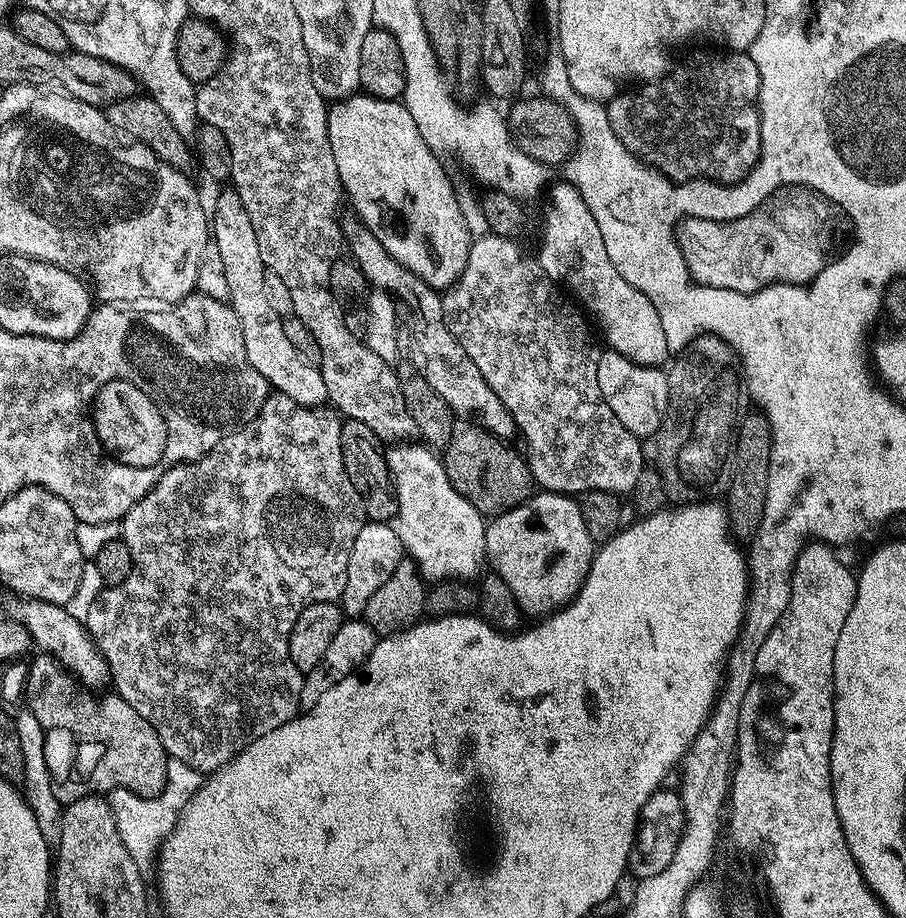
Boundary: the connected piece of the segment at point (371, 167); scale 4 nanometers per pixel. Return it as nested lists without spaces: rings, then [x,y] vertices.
[[[357,94],[345,100],[335,101],[328,110],[330,150],[334,150],[334,162],[338,166],[340,181],[347,203],[357,212],[359,223],[371,230],[374,238],[386,246],[386,250],[406,270],[418,274],[437,290],[447,290],[460,279],[470,254],[473,233],[468,233],[460,200],[452,189],[452,180],[440,165],[441,157],[426,146],[410,110],[399,99],[384,100],[381,96]]]

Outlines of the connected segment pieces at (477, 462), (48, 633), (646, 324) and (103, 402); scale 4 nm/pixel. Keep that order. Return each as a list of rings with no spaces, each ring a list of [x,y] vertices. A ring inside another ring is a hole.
[[[457,419],[452,426],[450,442],[442,450],[444,469],[454,486],[454,490],[458,490],[458,494],[465,496],[485,517],[501,516],[503,512],[508,512],[511,508],[525,504],[534,494],[532,472],[528,469],[527,462],[511,448],[512,446],[511,443],[490,434],[484,428],[471,424],[469,420]]]
[[[20,598],[15,602],[17,604],[13,606],[12,612],[10,612],[11,619],[17,620],[22,626],[26,626],[33,645],[41,653],[53,656],[54,659],[60,661],[63,668],[67,668],[89,689],[97,690],[96,688],[109,683],[108,664],[104,660],[103,654],[100,653],[100,649],[97,648],[96,641],[92,639],[87,627],[72,618],[64,606],[27,598]]]
[[[559,183],[553,186],[548,209],[544,212],[544,237],[540,240],[538,253],[542,270],[567,289],[590,316],[592,311],[591,319],[600,323],[604,340],[608,343],[605,345],[611,351],[648,368],[663,365],[670,353],[666,346],[666,330],[662,330],[662,318],[658,318],[654,302],[614,270],[614,262],[610,262],[610,254],[606,254],[606,242],[602,242],[602,230],[598,230],[590,206],[586,206],[582,194],[578,194],[573,184]]]
[[[114,379],[100,387],[92,403],[92,422],[106,454],[124,465],[152,468],[165,452],[168,427],[156,403],[140,387]]]

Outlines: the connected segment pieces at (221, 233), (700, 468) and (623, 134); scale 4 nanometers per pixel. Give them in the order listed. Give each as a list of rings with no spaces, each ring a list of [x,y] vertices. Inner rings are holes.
[[[227,190],[216,200],[216,213],[210,216],[210,236],[216,241],[218,251],[222,253],[226,282],[230,286],[230,303],[234,314],[238,314],[242,326],[242,338],[246,342],[246,358],[250,358],[250,366],[262,374],[262,378],[275,391],[286,394],[286,398],[294,398],[294,402],[309,406],[320,406],[328,400],[326,382],[322,378],[319,367],[311,364],[305,356],[297,350],[294,342],[286,338],[284,321],[281,313],[272,305],[272,299],[266,290],[266,269],[262,262],[262,254],[258,250],[258,238],[254,230],[254,222],[250,222],[250,214],[246,214],[246,206],[242,206],[242,198],[238,198],[235,190]]]
[[[706,335],[693,340],[671,364],[672,369],[667,369],[666,372],[668,409],[664,411],[664,417],[655,434],[643,441],[644,458],[650,468],[661,476],[667,499],[673,505],[712,502],[723,497],[730,486],[740,424],[750,408],[740,356],[722,338]]]
[[[720,50],[717,52],[720,52],[717,56],[704,56],[701,60],[694,61],[689,66],[688,72],[674,73],[675,71],[673,71],[671,75],[659,82],[644,82],[631,90],[621,90],[611,100],[607,101],[608,121],[614,130],[614,134],[622,142],[622,146],[626,146],[626,150],[630,150],[645,164],[660,169],[661,174],[668,176],[671,180],[679,182],[681,180],[711,178],[717,182],[735,182],[747,177],[752,167],[760,161],[760,109],[758,107],[760,71],[747,51]]]

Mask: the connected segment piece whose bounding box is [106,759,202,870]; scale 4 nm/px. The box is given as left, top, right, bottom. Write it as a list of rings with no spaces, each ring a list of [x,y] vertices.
[[[169,759],[168,781],[166,786],[156,796],[138,796],[135,792],[115,788],[107,793],[106,799],[114,814],[114,822],[118,826],[118,834],[122,834],[122,846],[130,850],[130,858],[142,870],[153,867],[154,857],[166,837],[172,833],[176,819],[180,817],[190,798],[200,789],[202,773],[197,768],[186,766],[186,762]]]

